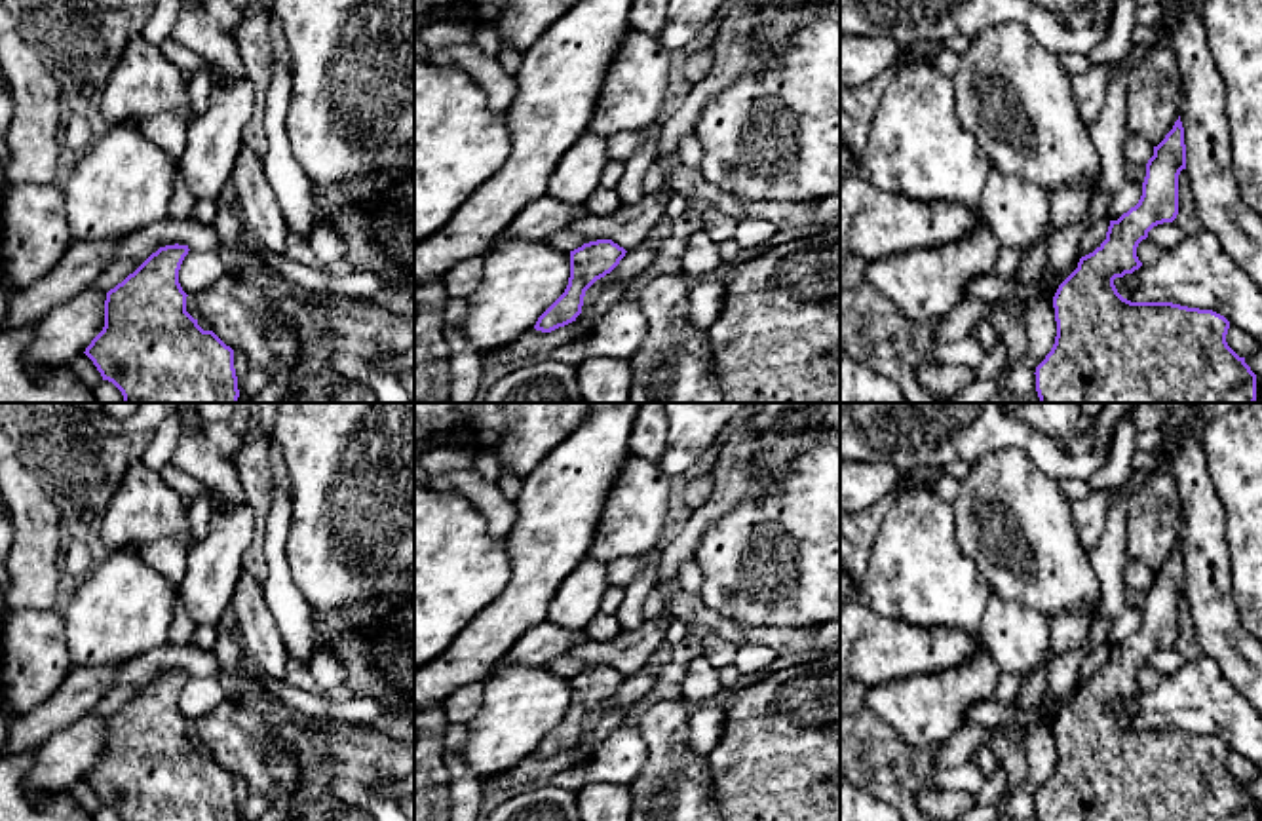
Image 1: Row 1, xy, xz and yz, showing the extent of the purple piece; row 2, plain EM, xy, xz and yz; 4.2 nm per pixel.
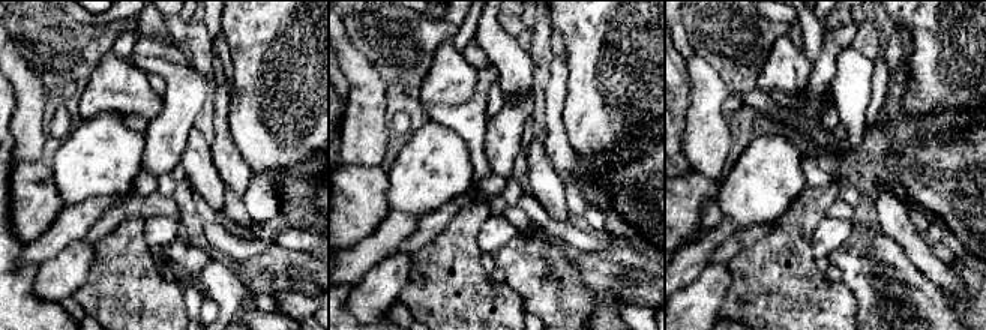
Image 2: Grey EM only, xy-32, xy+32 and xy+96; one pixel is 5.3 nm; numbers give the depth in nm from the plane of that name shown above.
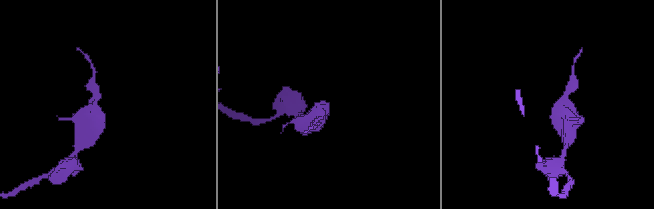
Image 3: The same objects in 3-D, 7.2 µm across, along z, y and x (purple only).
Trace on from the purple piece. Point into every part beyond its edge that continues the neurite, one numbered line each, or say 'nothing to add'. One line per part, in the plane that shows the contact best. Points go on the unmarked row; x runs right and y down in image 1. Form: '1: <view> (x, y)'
nothing to add

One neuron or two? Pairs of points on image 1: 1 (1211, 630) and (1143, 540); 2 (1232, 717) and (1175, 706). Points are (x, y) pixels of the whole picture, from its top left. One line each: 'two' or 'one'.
1: two
2: one

